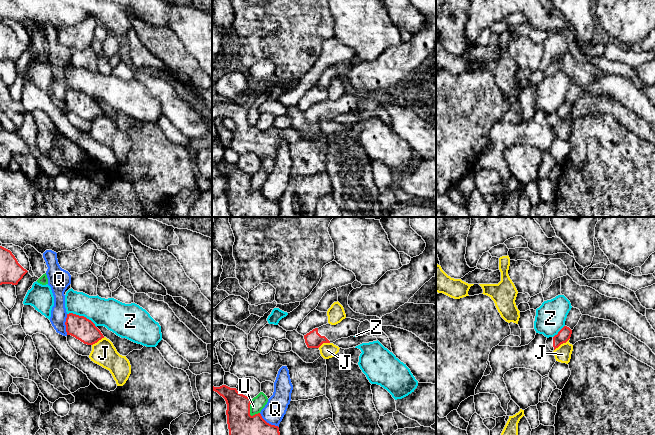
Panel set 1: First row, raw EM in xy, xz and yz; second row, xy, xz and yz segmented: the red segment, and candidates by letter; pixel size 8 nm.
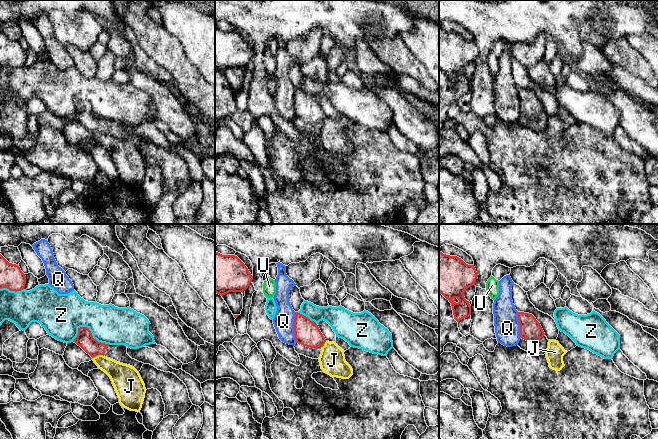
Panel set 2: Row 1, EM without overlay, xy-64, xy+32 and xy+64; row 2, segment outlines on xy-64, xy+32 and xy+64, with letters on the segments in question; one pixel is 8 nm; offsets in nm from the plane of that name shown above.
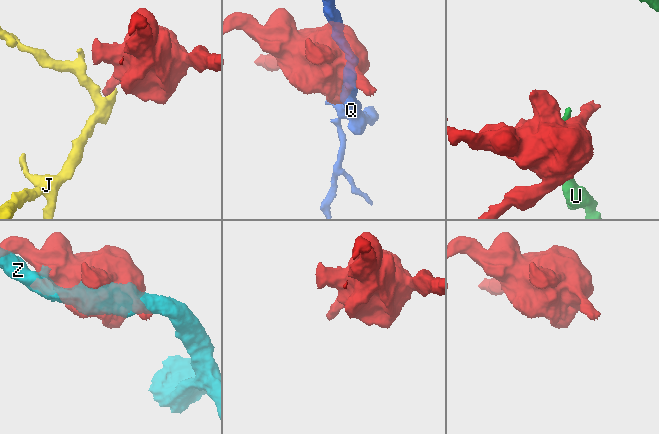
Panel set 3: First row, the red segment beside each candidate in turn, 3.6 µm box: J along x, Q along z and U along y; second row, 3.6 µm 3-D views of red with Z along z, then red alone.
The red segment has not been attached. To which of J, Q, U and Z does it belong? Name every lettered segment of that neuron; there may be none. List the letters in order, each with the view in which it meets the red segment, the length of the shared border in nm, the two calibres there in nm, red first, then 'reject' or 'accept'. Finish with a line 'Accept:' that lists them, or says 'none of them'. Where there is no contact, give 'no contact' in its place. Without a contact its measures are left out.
J: meets red in yz; contact 160 nm long; 100 nm thick on the red side, 130 nm on the other; reject
Q: meets red in xz; contact 200 nm long; 360 nm thick on the red side, 170 nm on the other; reject
U: meets red in xz; contact 140 nm long; 360 nm thick on the red side, 110 nm on the other; reject
Z: meets red in xy; contact 260 nm long; 190 nm thick on the red side, 240 nm on the other; reject
Accept: none of them

